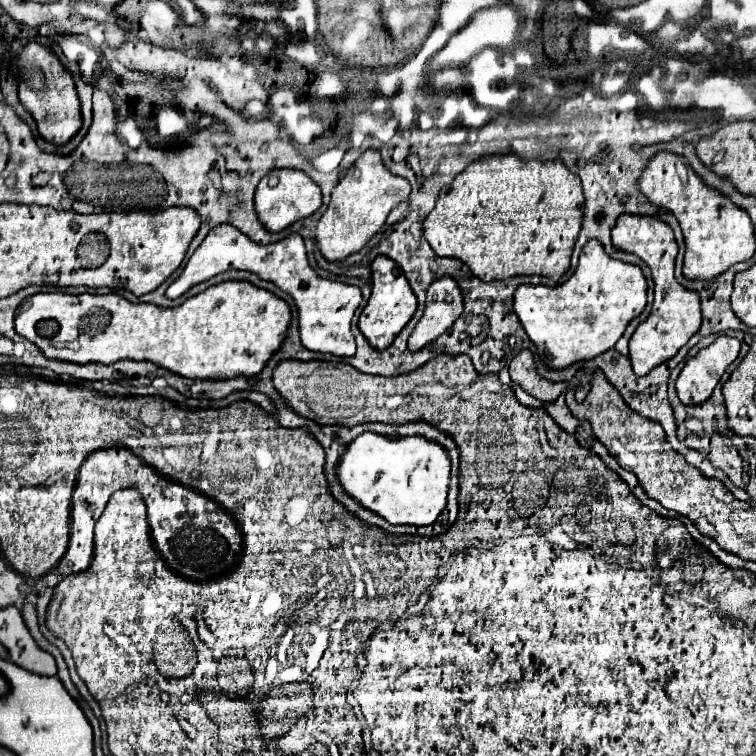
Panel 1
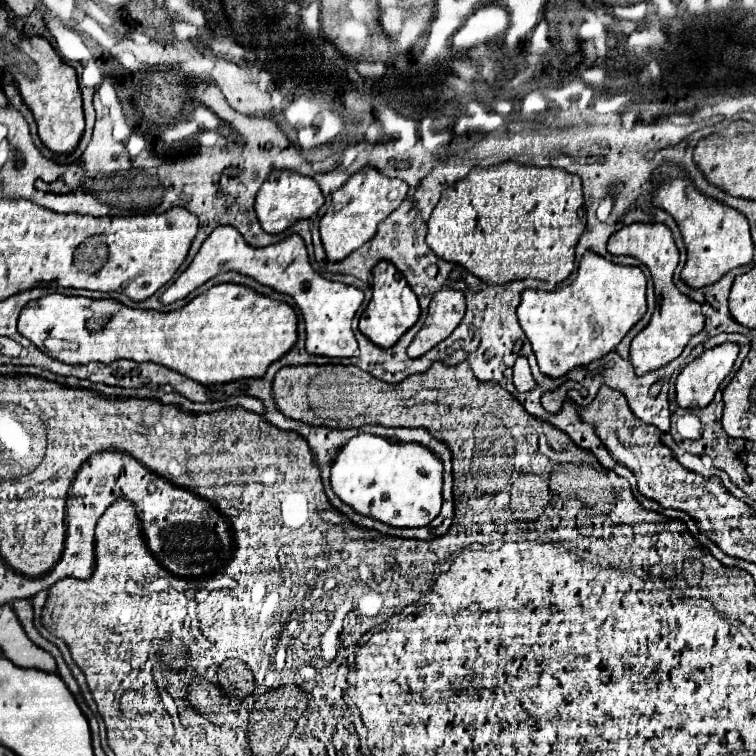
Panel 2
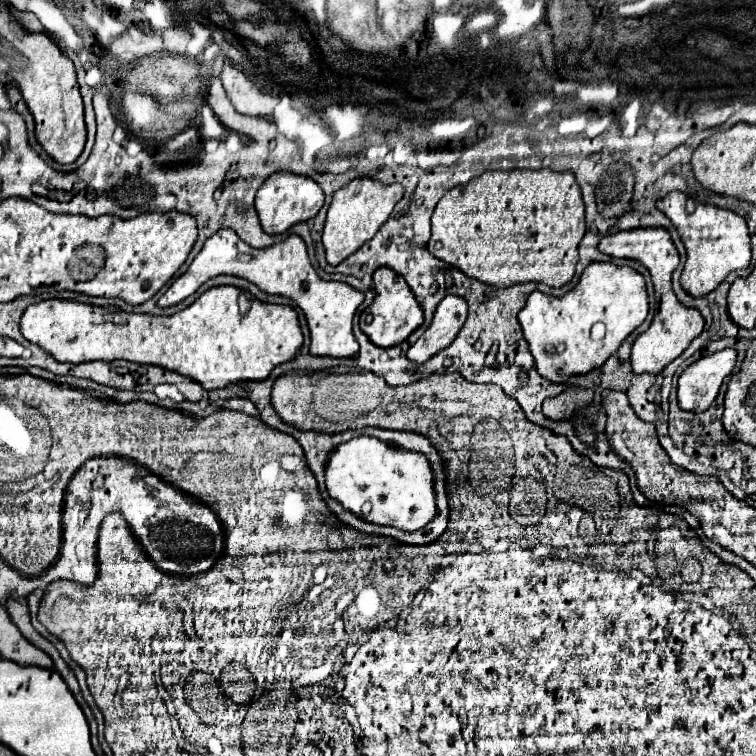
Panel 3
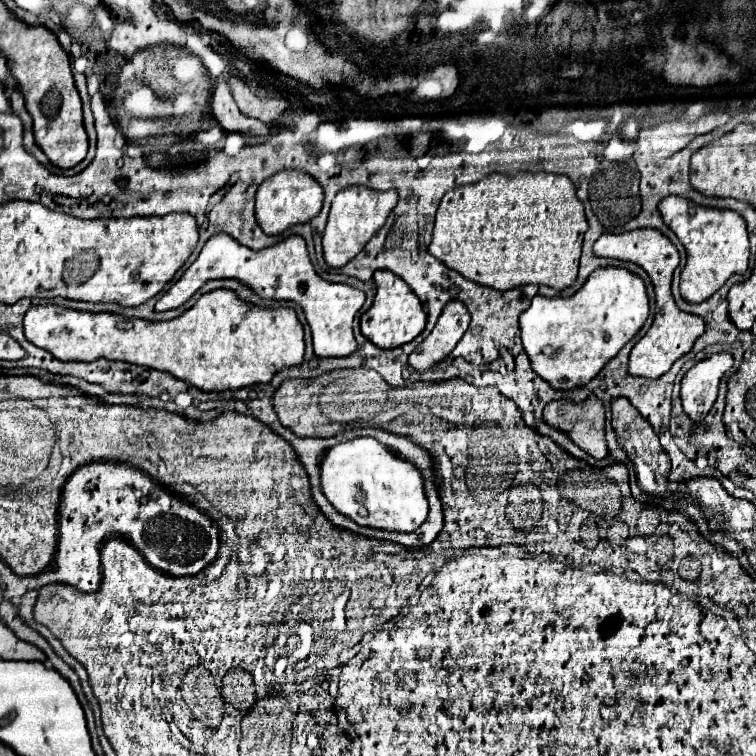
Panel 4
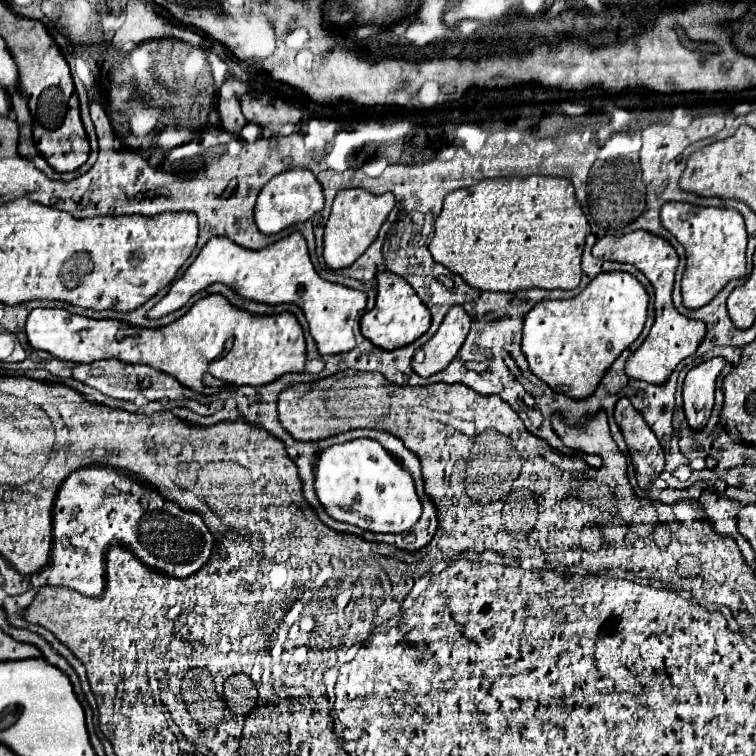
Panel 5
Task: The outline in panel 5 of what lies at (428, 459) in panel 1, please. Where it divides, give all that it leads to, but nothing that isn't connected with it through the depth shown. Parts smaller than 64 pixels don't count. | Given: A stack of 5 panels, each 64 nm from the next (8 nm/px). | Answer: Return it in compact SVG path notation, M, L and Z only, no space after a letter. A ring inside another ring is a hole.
M358 438L344 444L336 444L320 454L316 464L316 494L334 520L348 522L370 532L408 532L422 516L422 502L416 494L412 474L402 464L398 464L398 460L390 452L380 448L380 444L370 438Z

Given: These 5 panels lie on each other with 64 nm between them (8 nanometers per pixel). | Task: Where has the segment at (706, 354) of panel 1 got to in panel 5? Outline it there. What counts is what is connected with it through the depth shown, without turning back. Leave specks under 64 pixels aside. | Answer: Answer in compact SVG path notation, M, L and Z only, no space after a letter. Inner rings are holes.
M712 358L698 366L694 366L684 378L684 412L688 418L690 428L698 430L710 418L710 410L714 406L714 392L716 392L716 378L726 366L724 358Z

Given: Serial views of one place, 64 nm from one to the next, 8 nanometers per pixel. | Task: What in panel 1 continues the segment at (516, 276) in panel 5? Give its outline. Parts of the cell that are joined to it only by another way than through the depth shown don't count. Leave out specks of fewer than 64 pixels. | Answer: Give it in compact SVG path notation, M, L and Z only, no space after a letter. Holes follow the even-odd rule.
M510 152L510 154L490 154L490 156L482 156L478 160L474 160L472 164L468 164L464 168L464 172L460 172L450 190L440 192L438 202L434 206L434 210L426 216L424 220L424 238L428 240L428 244L432 246L432 250L438 256L448 256L448 258L458 258L464 264L468 264L468 268L472 270L474 276L478 276L480 280L502 280L502 278L510 278L516 274L540 274L540 276L562 276L568 268L570 268L570 256L572 256L572 248L574 242L578 238L580 232L580 224L582 224L582 206L584 206L584 196L582 196L582 186L580 186L580 178L572 172L568 172L566 164L556 158L556 160L542 160L542 158L534 158L534 160L524 160L518 154Z

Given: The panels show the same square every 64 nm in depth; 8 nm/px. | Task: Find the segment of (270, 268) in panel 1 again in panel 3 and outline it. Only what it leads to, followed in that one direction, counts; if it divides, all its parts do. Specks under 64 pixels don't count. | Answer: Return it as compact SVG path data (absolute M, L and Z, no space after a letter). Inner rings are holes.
M230 228L218 230L204 242L202 250L194 258L194 262L188 266L188 270L182 276L178 276L172 282L172 286L160 296L158 306L164 308L164 306L174 306L182 302L190 294L194 294L206 280L218 274L234 274L254 282L260 290L268 294L280 294L280 296L292 298L304 312L310 328L310 354L336 356L336 358L358 354L358 342L352 334L352 316L356 308L364 302L364 294L344 282L322 280L312 268L306 252L306 244L300 236L292 234L280 244L258 250L244 244L244 240L240 240L236 232L232 232Z

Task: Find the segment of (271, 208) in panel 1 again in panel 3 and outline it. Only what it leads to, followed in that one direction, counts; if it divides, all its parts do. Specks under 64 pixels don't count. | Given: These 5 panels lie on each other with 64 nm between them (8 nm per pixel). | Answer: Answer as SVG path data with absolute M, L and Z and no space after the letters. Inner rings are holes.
M274 172L258 190L256 194L256 212L264 232L268 234L282 234L290 226L298 222L306 222L318 214L324 204L322 188L308 176L298 176L290 172Z

